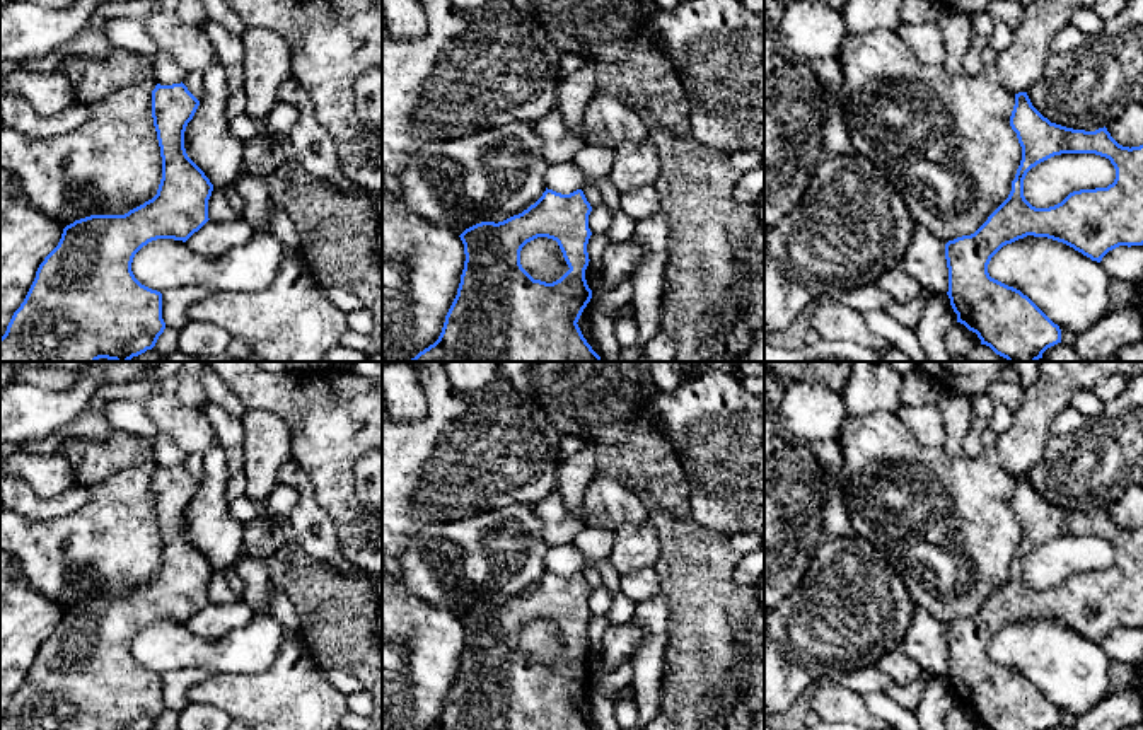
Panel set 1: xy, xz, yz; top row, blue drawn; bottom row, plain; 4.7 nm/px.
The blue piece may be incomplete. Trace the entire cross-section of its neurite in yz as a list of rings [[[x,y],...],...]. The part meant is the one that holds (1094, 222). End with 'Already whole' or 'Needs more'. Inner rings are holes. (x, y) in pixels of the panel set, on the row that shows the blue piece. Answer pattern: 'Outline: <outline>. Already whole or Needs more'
Outline: [[[1027,92],[1015,94],[1010,126],[1022,147],[1022,160],[1012,181],[1012,191],[974,234],[945,244],[947,295],[957,314],[957,322],[976,333],[981,345],[989,346],[1008,362],[1037,362],[1047,348],[1061,343],[1059,326],[1020,290],[991,278],[988,264],[1003,246],[1027,235],[1063,242],[1097,263],[1119,246],[1143,246],[1143,145],[1123,147],[1105,126],[1085,131],[1051,123],[1032,106]],[[1061,154],[1095,154],[1109,159],[1116,169],[1114,182],[1107,188],[1073,191],[1049,208],[1032,206],[1024,196],[1027,172]]]. Already whole

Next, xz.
Outline: [[[546,188],[522,213],[466,229],[459,235],[464,269],[442,333],[408,362],[602,362],[577,324],[592,298],[585,280],[590,211],[582,189],[561,194]],[[537,237],[556,240],[570,268],[553,283],[534,280],[520,264],[522,247]]]. Already whole

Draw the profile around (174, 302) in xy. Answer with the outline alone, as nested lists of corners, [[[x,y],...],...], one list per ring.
[[[183,287],[172,288],[162,293],[162,319],[165,327],[181,331],[189,317],[188,307],[198,300],[203,300],[217,292],[203,287]]]

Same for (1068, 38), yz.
[[[1068,24],[1065,29],[1061,29],[1053,43],[1051,43],[1051,53],[1061,53],[1070,51],[1078,46],[1082,46],[1087,41],[1087,34],[1075,27],[1073,24]]]

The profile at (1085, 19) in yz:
[[[1078,9],[1073,14],[1071,24],[1090,36],[1102,29],[1104,20],[1095,14],[1094,9]]]

